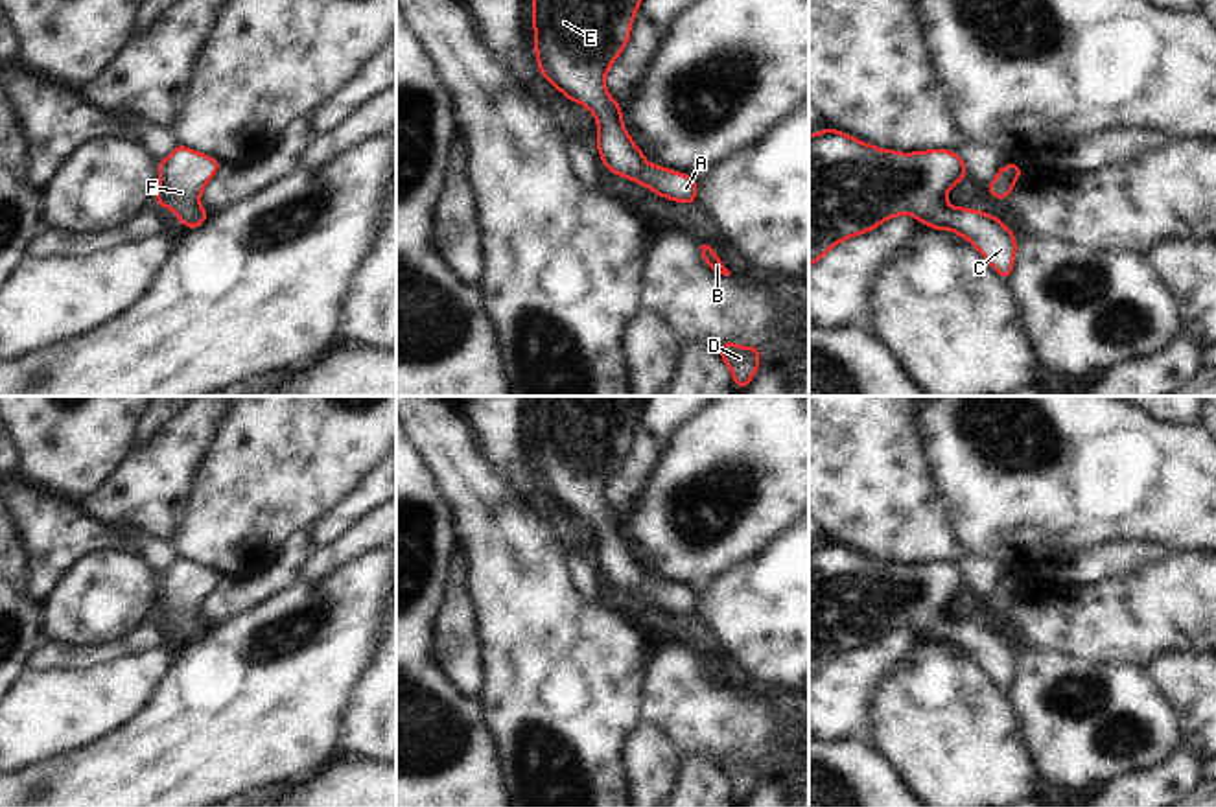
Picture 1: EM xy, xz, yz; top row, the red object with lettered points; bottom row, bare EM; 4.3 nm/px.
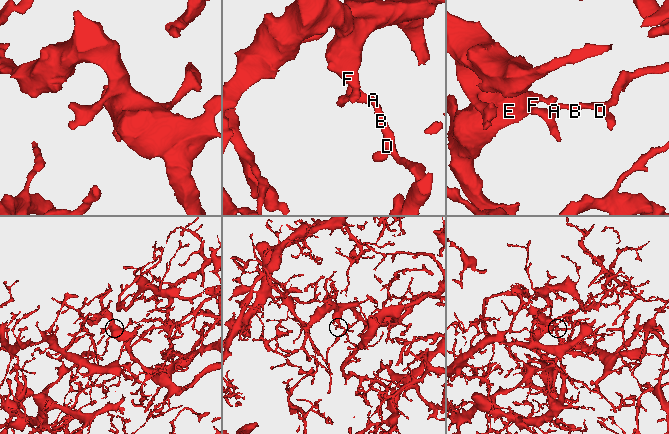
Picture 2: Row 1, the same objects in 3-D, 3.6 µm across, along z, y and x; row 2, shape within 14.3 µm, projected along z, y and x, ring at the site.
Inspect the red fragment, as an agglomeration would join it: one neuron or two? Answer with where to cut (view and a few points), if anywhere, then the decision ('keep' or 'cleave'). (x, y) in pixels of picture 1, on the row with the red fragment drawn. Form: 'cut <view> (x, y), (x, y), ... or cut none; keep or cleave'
cut none; keep

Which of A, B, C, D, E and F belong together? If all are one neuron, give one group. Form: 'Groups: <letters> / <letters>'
Groups: A B C D E F.

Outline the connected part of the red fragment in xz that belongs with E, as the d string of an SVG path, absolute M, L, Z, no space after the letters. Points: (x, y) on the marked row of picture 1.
M532 0L538 72L567 101L588 109L597 122L602 166L656 195L696 206L698 182L676 170L647 164L634 144L604 77L630 41L641 0Z

